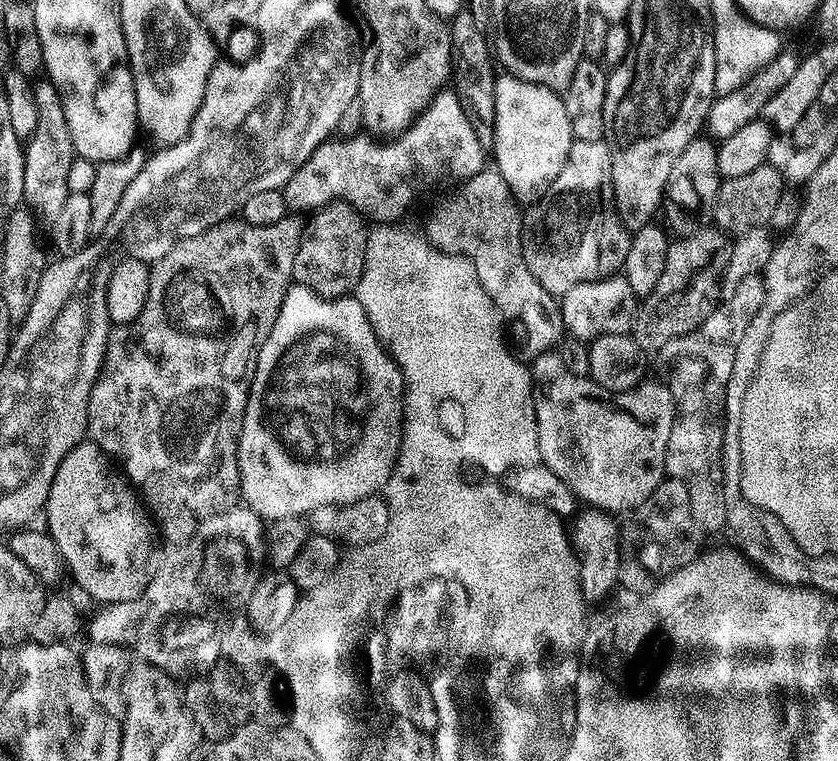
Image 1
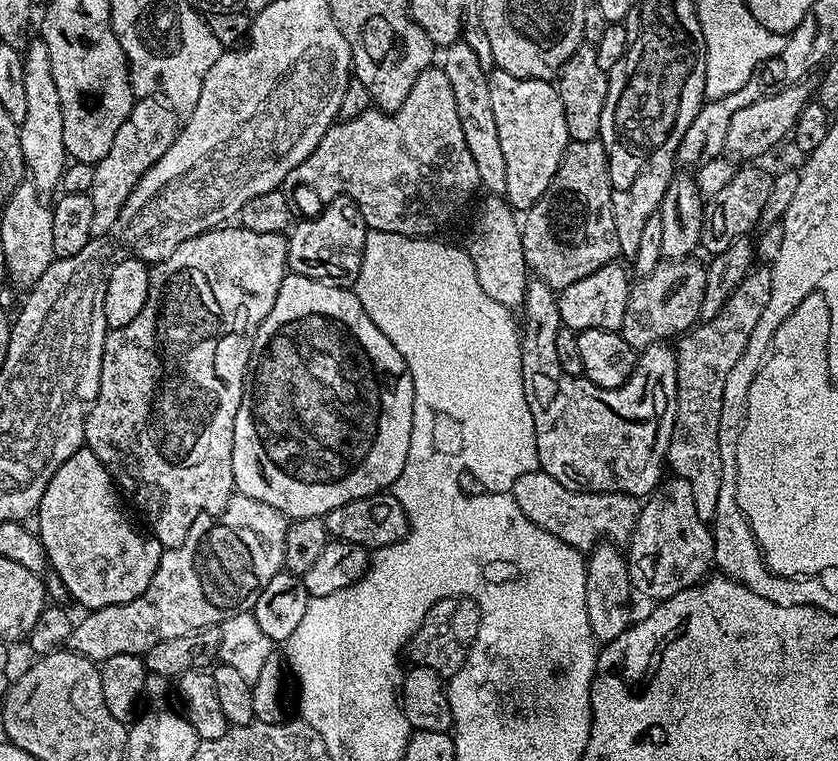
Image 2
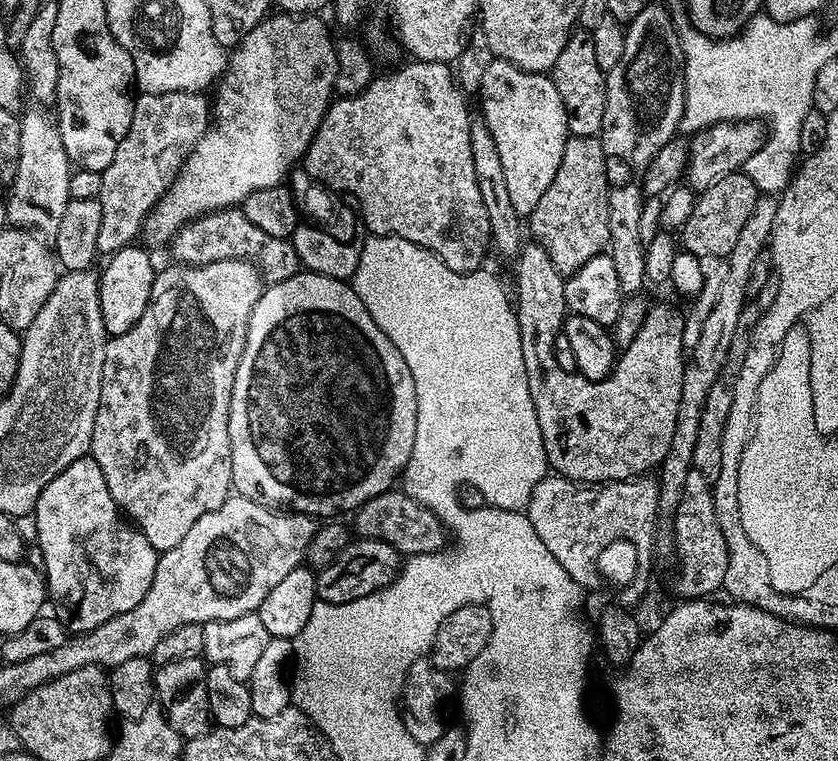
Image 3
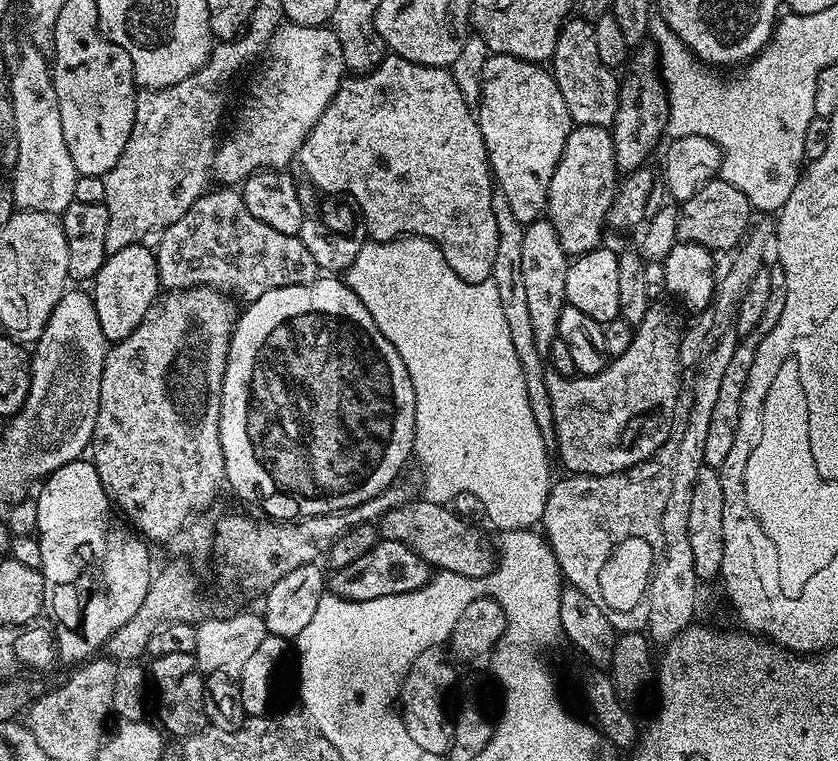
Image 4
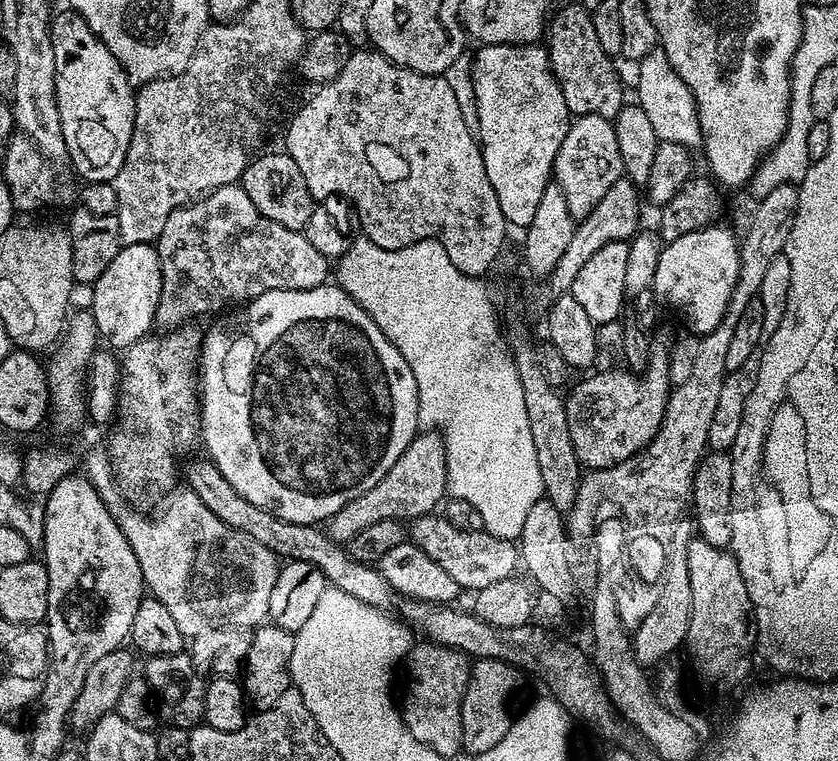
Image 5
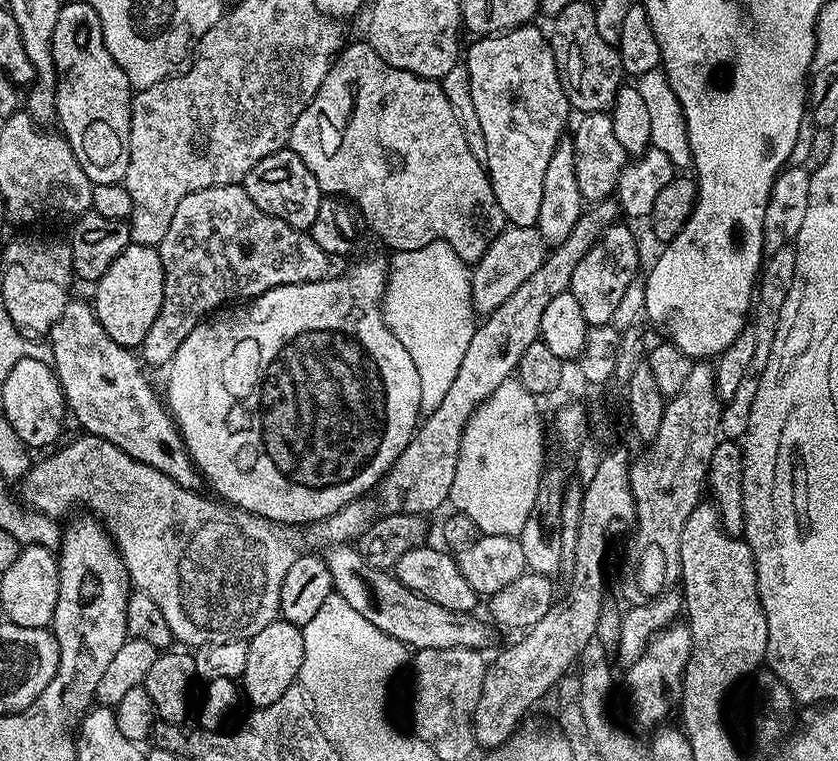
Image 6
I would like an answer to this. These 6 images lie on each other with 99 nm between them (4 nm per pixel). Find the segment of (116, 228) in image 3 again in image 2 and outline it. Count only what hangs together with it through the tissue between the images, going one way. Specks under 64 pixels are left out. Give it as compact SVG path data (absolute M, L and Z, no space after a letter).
M146 96L133 103L128 120L122 122L118 134L114 134L110 154L94 165L94 182L90 193L94 202L94 223L90 226L93 237L100 238L107 232L111 233L125 215L128 200L133 199L132 191L134 186L138 186L142 174L146 174L146 170L150 170L150 166L154 166L154 162L166 154L166 150L170 150L178 131L176 119L177 113L156 96Z

